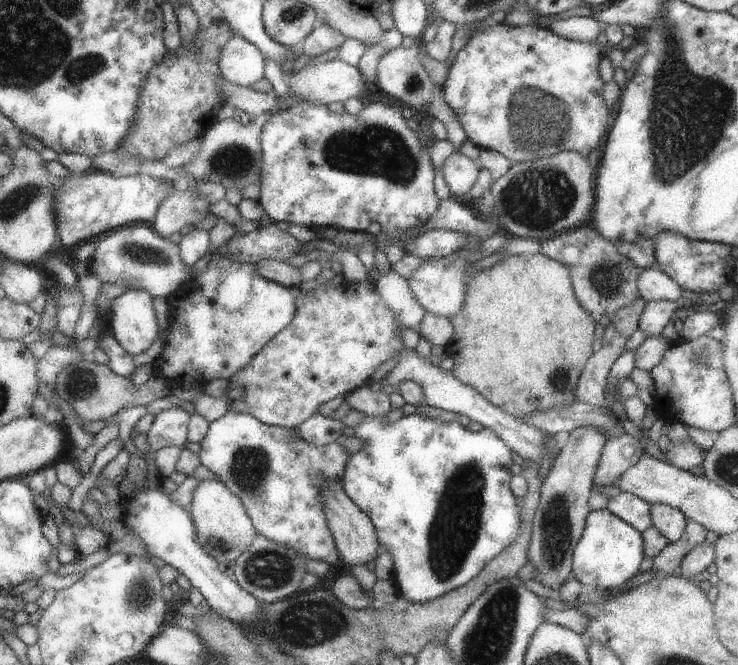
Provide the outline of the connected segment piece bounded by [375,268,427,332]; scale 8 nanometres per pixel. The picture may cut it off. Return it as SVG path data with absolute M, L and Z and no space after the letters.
M391 268L375 282L375 287L386 302L385 306L396 315L404 328L418 332L422 317L427 312L413 295L408 281Z

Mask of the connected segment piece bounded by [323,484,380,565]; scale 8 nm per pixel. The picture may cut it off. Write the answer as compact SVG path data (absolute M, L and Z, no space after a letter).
M329 485L323 489L325 494L326 512L329 516L329 525L333 530L341 550L341 558L348 565L366 565L366 562L375 560L378 553L377 536L375 528L356 501L346 492L342 485Z

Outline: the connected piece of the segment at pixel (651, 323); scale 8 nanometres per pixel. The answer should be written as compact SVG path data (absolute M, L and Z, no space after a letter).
M650 301L646 303L639 318L638 326L648 337L662 334L672 317L677 316L678 303L675 301Z

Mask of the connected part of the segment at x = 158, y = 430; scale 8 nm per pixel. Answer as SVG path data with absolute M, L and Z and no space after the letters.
M184 407L166 409L156 416L156 420L147 433L151 452L158 452L166 446L178 446L184 449L189 443L190 423L194 414Z

